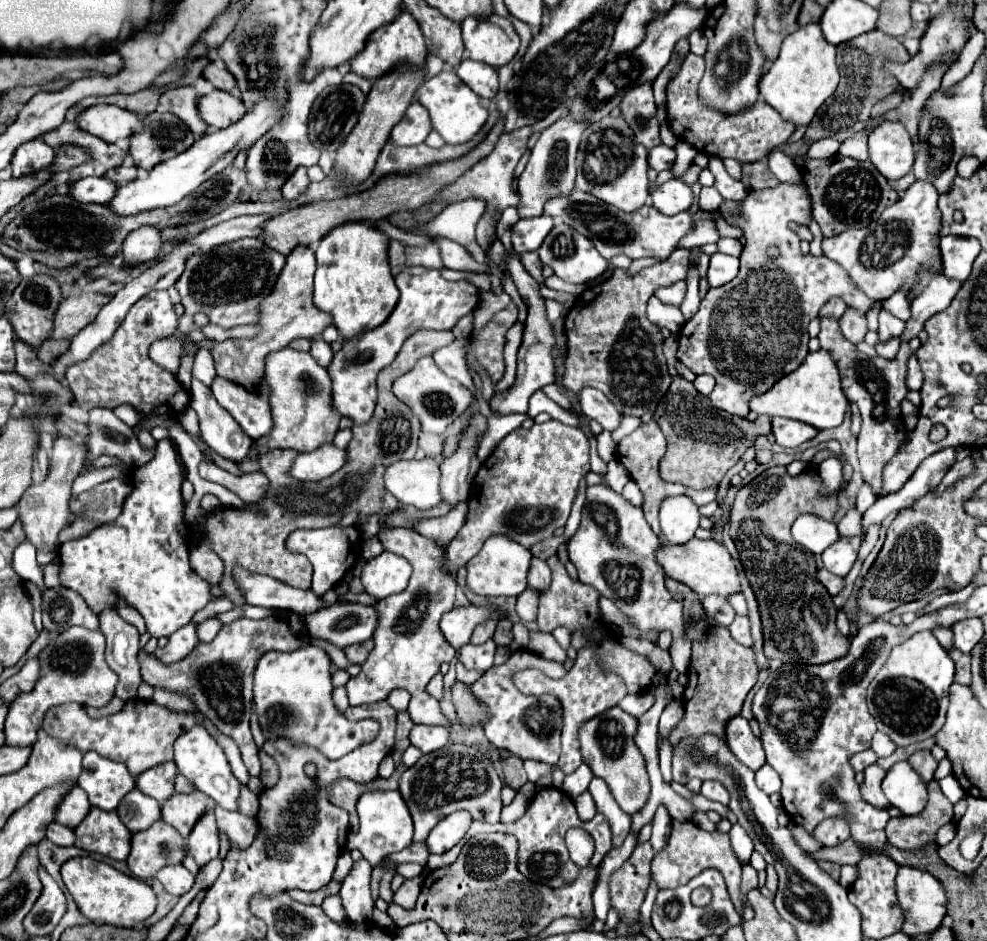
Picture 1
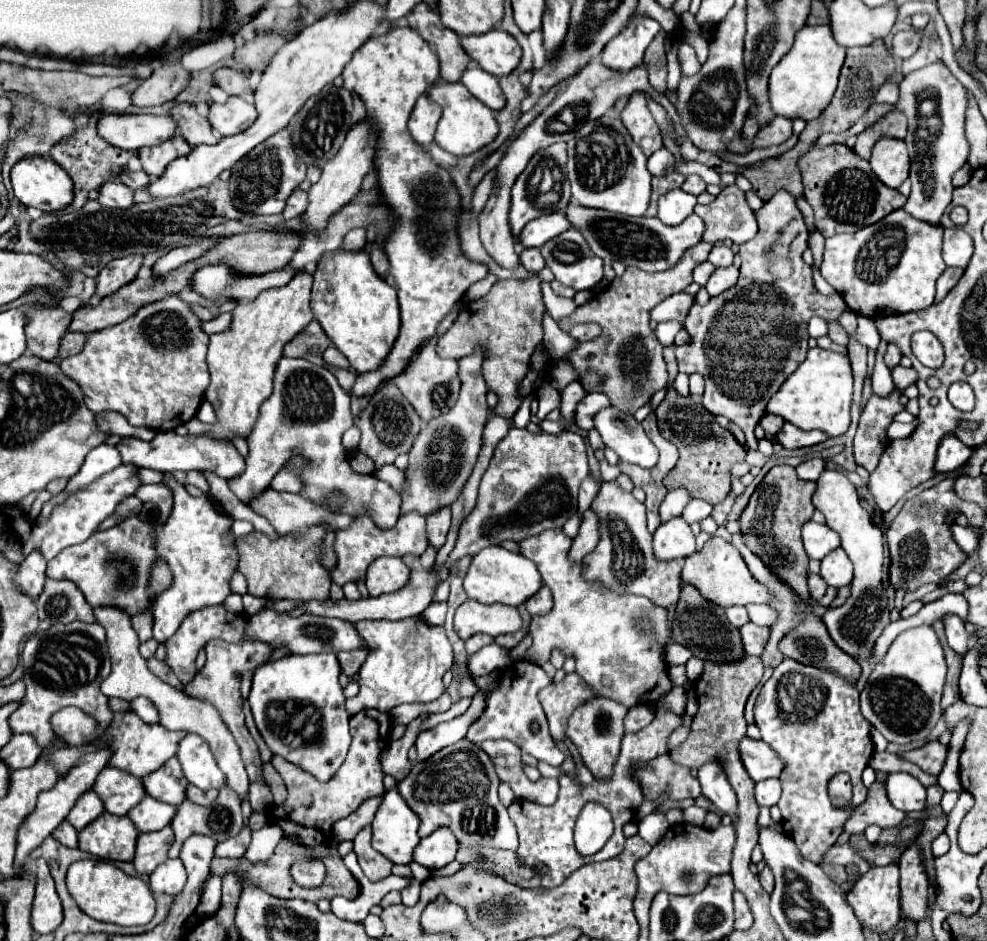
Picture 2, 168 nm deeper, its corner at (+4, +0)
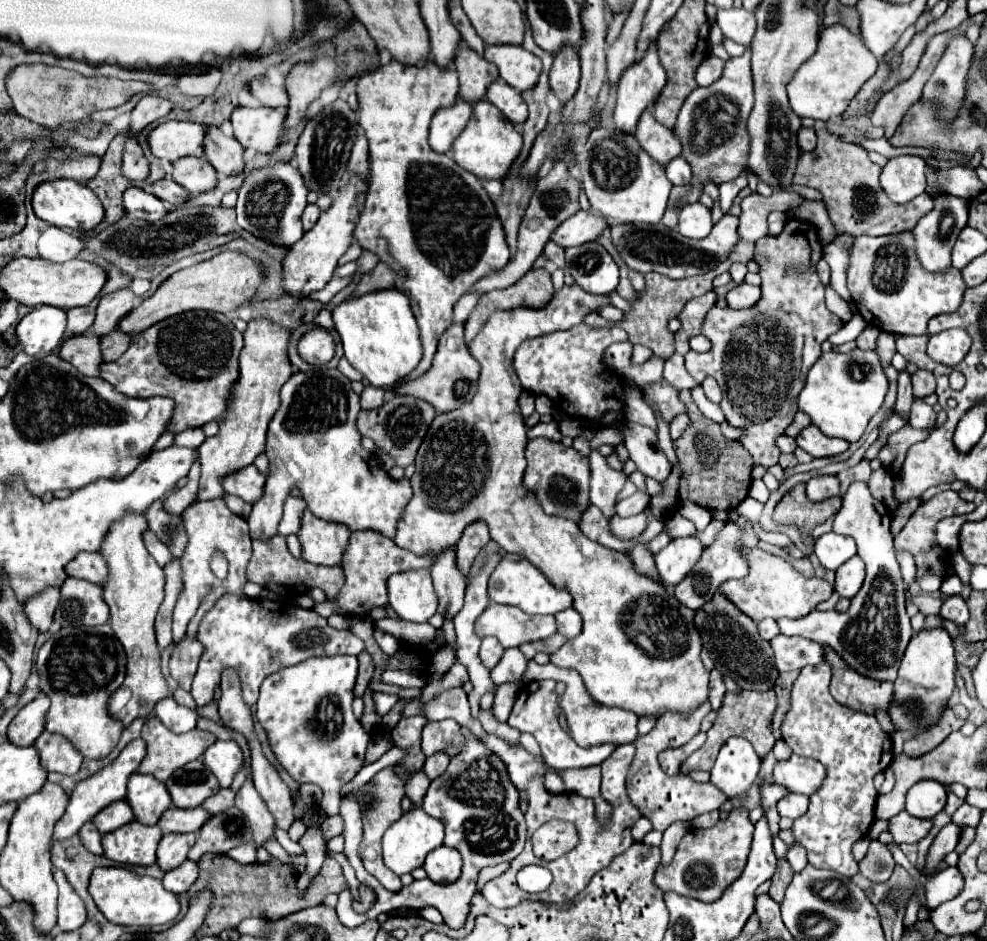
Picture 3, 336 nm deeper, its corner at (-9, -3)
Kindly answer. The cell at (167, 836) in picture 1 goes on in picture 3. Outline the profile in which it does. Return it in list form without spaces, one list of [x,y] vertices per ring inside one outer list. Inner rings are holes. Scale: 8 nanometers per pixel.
[[[167,833],[157,849],[157,865],[163,871],[179,867],[187,859],[189,847],[195,845],[195,833]]]

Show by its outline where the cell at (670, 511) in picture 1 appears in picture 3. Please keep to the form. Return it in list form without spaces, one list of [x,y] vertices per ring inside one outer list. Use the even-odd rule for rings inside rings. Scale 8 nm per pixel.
[[[695,537],[673,539],[665,549],[655,555],[657,571],[665,587],[675,587],[685,579],[703,553],[703,545]]]

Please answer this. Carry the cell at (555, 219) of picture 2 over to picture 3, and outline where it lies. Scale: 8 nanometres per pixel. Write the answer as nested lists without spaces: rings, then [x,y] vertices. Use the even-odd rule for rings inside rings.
[[[581,209],[555,229],[551,241],[563,247],[577,247],[587,241],[597,241],[605,229],[609,229],[609,221],[603,215]]]

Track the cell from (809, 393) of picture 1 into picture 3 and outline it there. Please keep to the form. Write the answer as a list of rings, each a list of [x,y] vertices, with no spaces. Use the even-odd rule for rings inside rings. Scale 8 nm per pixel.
[[[853,349],[851,353],[823,353],[807,375],[807,385],[799,393],[799,409],[805,411],[813,425],[827,437],[859,441],[867,429],[869,419],[881,409],[889,381],[883,373],[881,359],[875,351]]]

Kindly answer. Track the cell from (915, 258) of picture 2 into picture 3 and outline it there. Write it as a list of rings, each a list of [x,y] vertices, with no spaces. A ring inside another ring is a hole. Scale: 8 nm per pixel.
[[[909,231],[885,237],[857,237],[849,259],[847,287],[857,311],[869,325],[893,335],[925,335],[929,319],[959,309],[967,289],[961,273],[953,267],[945,275],[925,271],[915,257],[915,239]],[[875,261],[877,285],[873,281]]]

